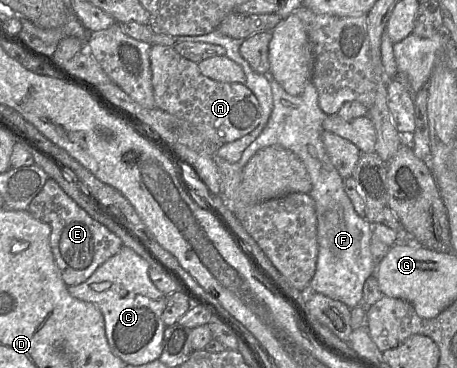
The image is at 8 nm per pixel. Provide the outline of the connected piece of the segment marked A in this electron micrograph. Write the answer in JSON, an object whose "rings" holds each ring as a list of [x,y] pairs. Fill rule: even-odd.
{"rings":[[[152,45],[149,55],[155,108],[193,124],[218,146],[236,141],[258,126],[261,107],[245,84],[222,83],[204,76],[198,63],[185,59],[170,46]]]}

